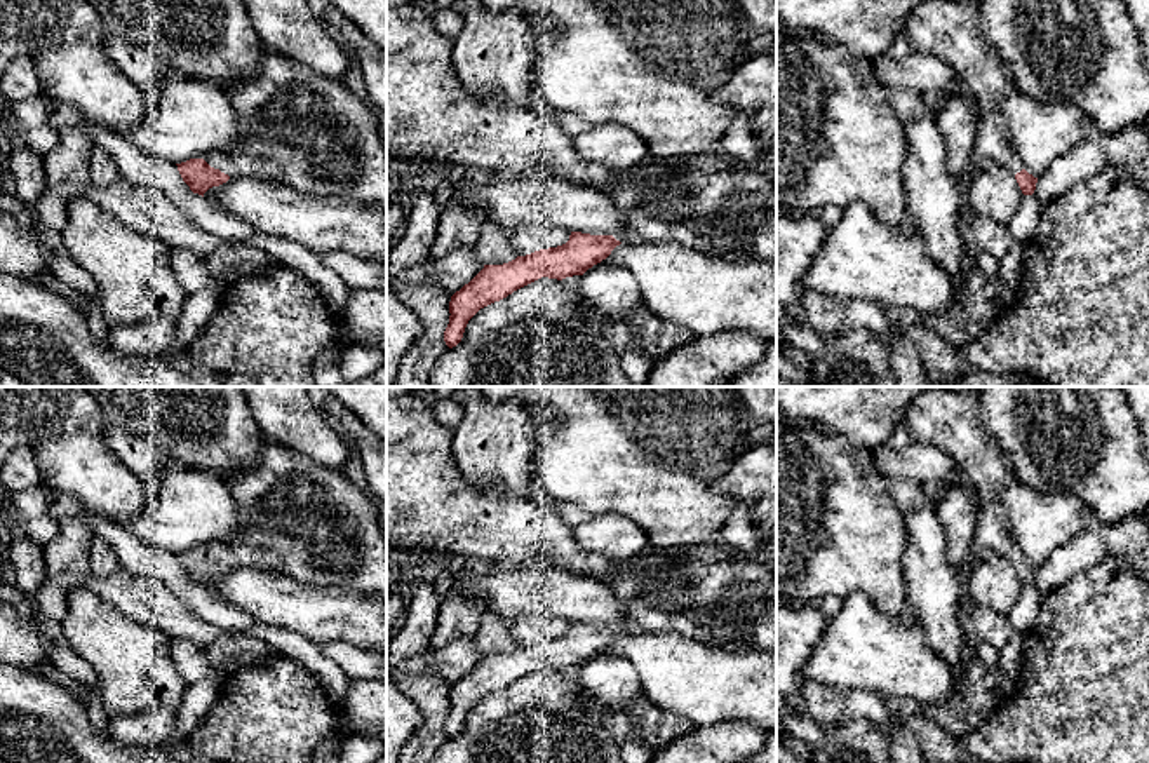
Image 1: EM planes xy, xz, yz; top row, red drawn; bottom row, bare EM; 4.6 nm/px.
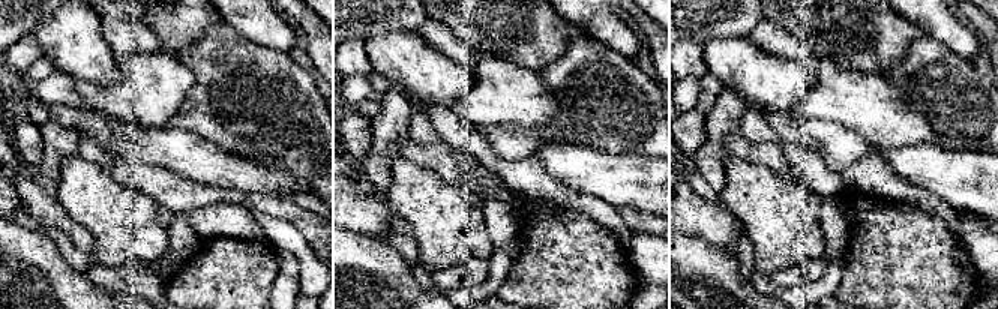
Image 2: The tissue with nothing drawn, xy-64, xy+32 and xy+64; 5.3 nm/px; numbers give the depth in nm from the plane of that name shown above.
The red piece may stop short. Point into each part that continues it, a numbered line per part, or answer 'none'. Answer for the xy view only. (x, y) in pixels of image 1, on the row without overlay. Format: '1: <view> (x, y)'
1: xy (298, 518)

